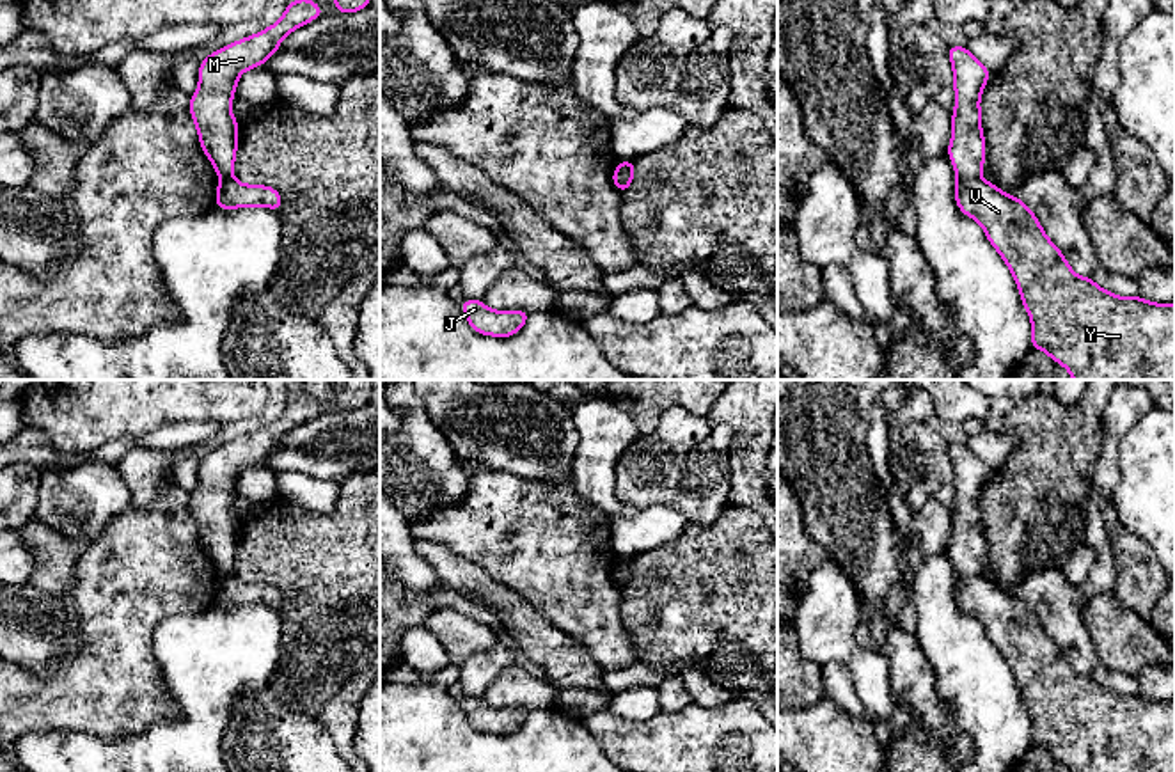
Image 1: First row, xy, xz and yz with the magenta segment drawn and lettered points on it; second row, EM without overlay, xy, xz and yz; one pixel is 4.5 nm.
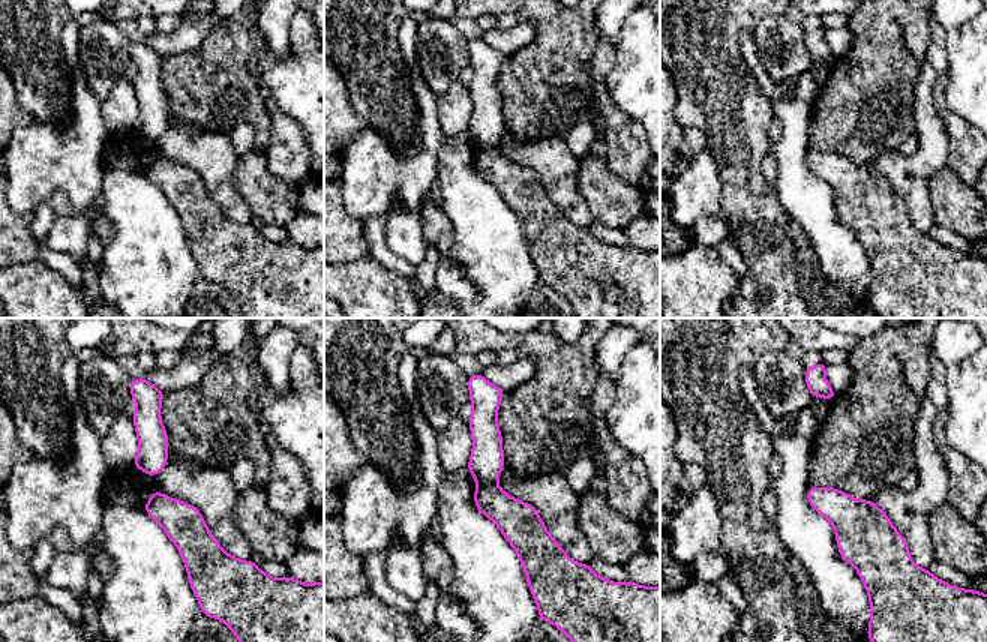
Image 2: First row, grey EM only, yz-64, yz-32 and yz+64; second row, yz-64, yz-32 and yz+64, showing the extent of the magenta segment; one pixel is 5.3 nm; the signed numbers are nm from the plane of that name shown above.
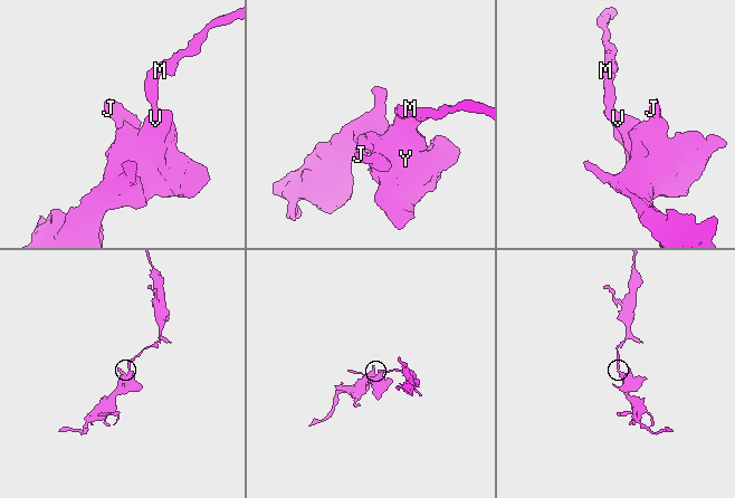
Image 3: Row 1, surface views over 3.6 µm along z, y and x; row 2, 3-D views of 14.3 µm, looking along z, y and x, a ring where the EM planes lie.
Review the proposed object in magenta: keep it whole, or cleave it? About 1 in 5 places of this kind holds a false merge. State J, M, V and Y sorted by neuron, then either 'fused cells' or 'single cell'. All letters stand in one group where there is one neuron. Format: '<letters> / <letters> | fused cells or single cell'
J V Y / M | fused cells

